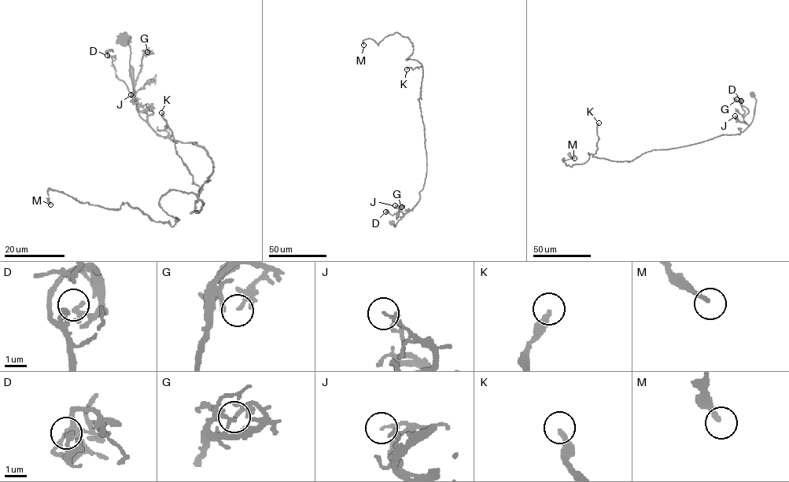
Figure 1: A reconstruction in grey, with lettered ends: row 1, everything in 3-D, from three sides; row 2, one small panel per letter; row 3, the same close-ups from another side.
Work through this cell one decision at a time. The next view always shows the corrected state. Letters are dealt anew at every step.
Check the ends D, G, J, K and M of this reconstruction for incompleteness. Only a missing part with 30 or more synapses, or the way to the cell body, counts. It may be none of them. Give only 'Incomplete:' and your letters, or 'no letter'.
Incomplete: K, M

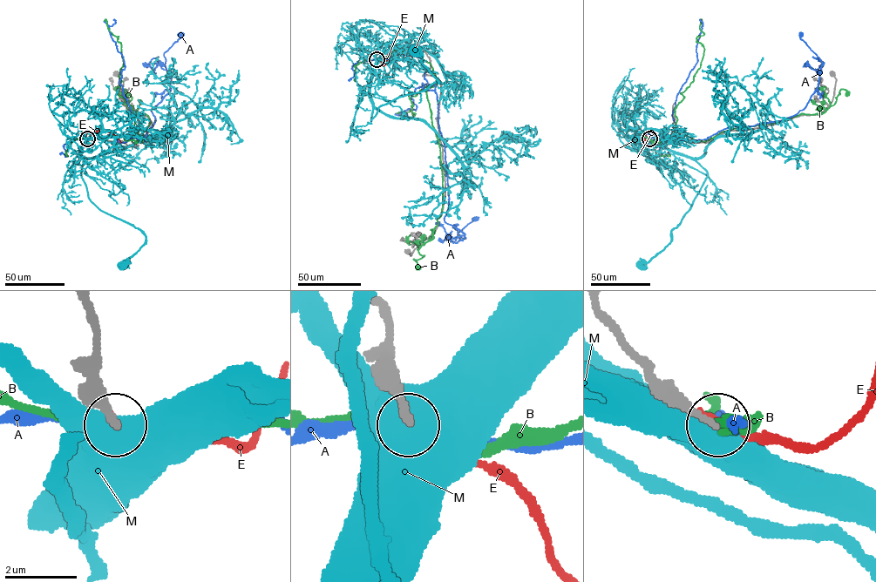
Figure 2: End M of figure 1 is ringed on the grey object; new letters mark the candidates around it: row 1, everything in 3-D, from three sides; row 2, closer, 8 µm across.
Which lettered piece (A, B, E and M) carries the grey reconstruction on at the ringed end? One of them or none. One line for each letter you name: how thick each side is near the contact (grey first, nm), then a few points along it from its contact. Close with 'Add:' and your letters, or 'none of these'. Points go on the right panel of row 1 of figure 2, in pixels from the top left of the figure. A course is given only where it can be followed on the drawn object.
Add: none of these

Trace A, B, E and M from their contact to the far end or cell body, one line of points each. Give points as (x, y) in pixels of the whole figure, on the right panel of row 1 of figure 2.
A: (649, 138), (705, 139), (803, 110), (822, 63), (801, 34)
B: (649, 138), (662, 142), (675, 133), (705, 141), (731, 129), (821, 114), (839, 91), (846, 93)
E: (648, 138), (653, 139), (655, 135), (643, 131), (644, 142)
M: (648, 138), (689, 157), (705, 170), (708, 177), (690, 208), (672, 230), (671, 241), (642, 266)

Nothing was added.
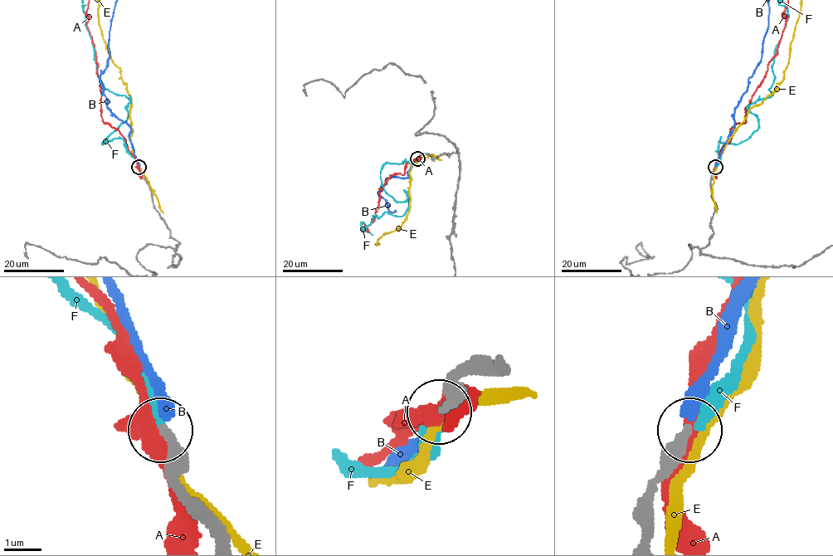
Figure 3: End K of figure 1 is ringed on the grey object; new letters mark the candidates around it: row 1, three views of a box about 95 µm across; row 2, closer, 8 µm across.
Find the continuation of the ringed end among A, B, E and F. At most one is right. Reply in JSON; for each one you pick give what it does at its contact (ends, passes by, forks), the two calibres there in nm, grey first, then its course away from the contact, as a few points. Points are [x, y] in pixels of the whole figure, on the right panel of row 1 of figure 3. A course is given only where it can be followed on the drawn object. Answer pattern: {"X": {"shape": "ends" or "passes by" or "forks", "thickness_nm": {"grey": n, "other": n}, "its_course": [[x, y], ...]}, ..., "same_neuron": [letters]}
{"same_neuron": []}

